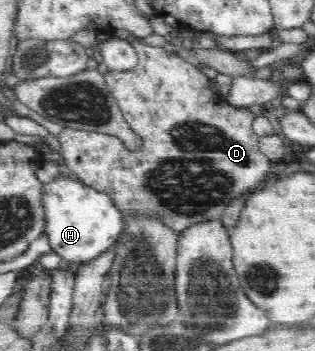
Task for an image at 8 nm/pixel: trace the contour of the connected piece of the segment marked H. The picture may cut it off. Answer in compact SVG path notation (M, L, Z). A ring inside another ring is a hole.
M69 175L44 184L41 203L47 221L43 232L49 238L51 252L61 256L64 264L86 263L97 258L99 254L113 247L124 231L123 213L115 206L113 199L107 193L85 186Z

